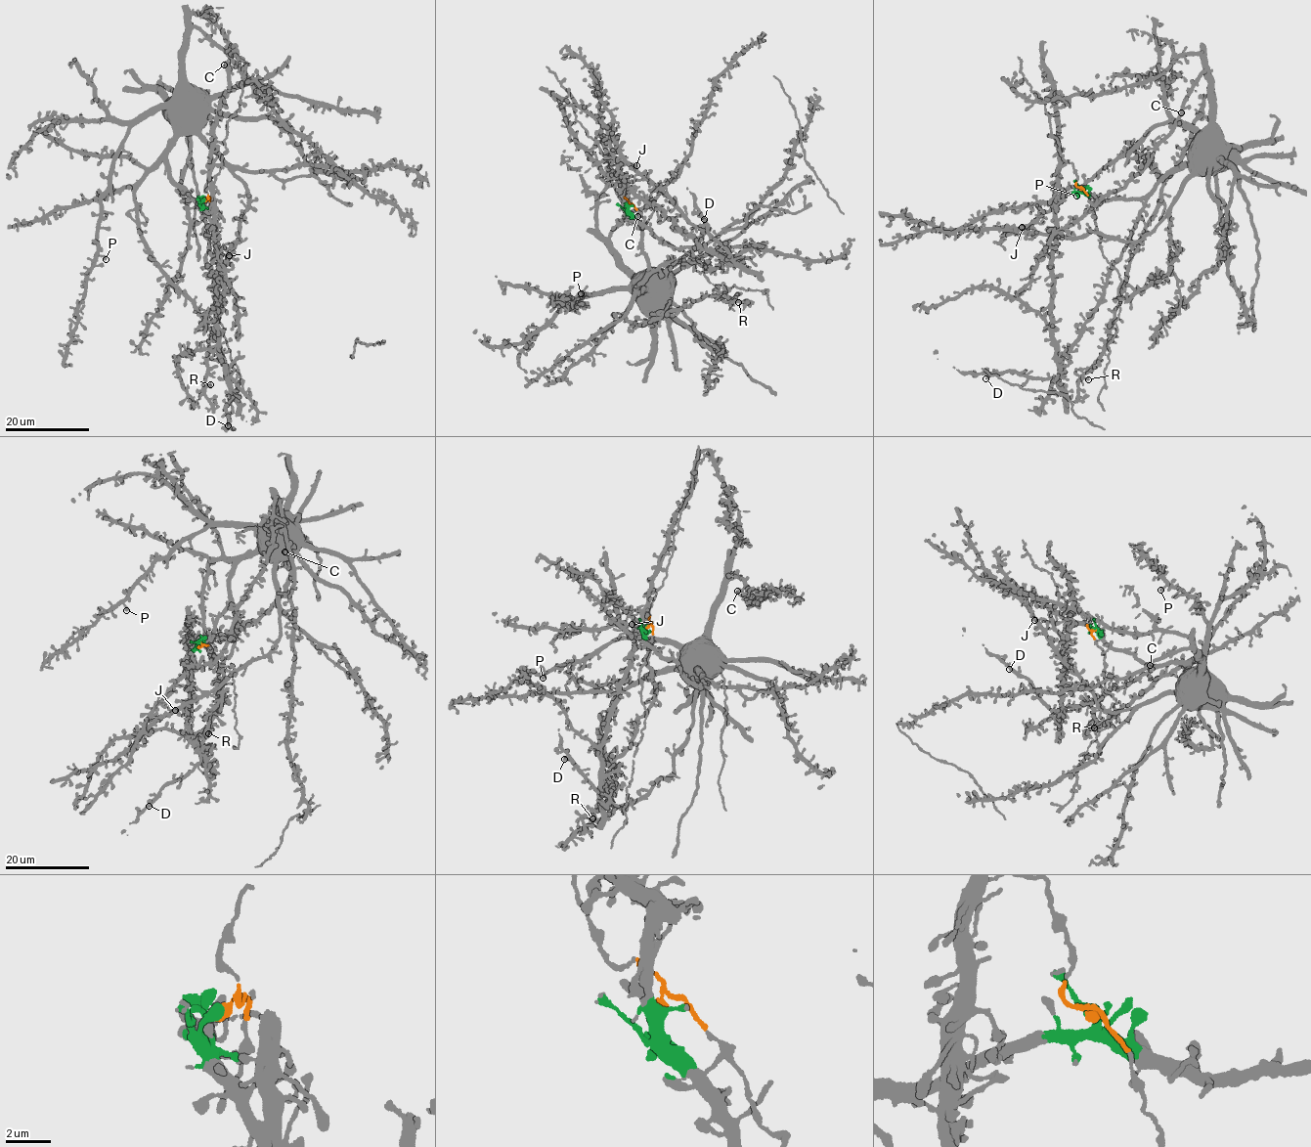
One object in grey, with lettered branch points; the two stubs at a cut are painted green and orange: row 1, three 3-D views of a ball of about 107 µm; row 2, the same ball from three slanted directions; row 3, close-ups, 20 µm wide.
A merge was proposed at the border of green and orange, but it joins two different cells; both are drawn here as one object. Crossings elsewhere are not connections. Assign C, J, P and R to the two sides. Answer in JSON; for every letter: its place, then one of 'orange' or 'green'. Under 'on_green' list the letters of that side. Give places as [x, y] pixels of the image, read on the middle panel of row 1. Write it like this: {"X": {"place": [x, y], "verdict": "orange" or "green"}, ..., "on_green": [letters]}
{"C": {"place": [637, 216], "verdict": "green"}, "J": {"place": [636, 165], "verdict": "green"}, "P": {"place": [581, 293], "verdict": "green"}, "R": {"place": [738, 302], "verdict": "green"}, "on_green": ["C", "J", "P", "R"]}

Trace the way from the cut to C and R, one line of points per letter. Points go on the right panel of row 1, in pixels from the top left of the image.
C: (1081, 188), (1101, 199), (1150, 195), (1194, 156), (1194, 140), (1208, 125), (1204, 72), (1181, 112)
R: (1081, 188), (1101, 199), (1139, 198), (1170, 173), (1130, 257), (1109, 342), (1085, 373), (1088, 379)

